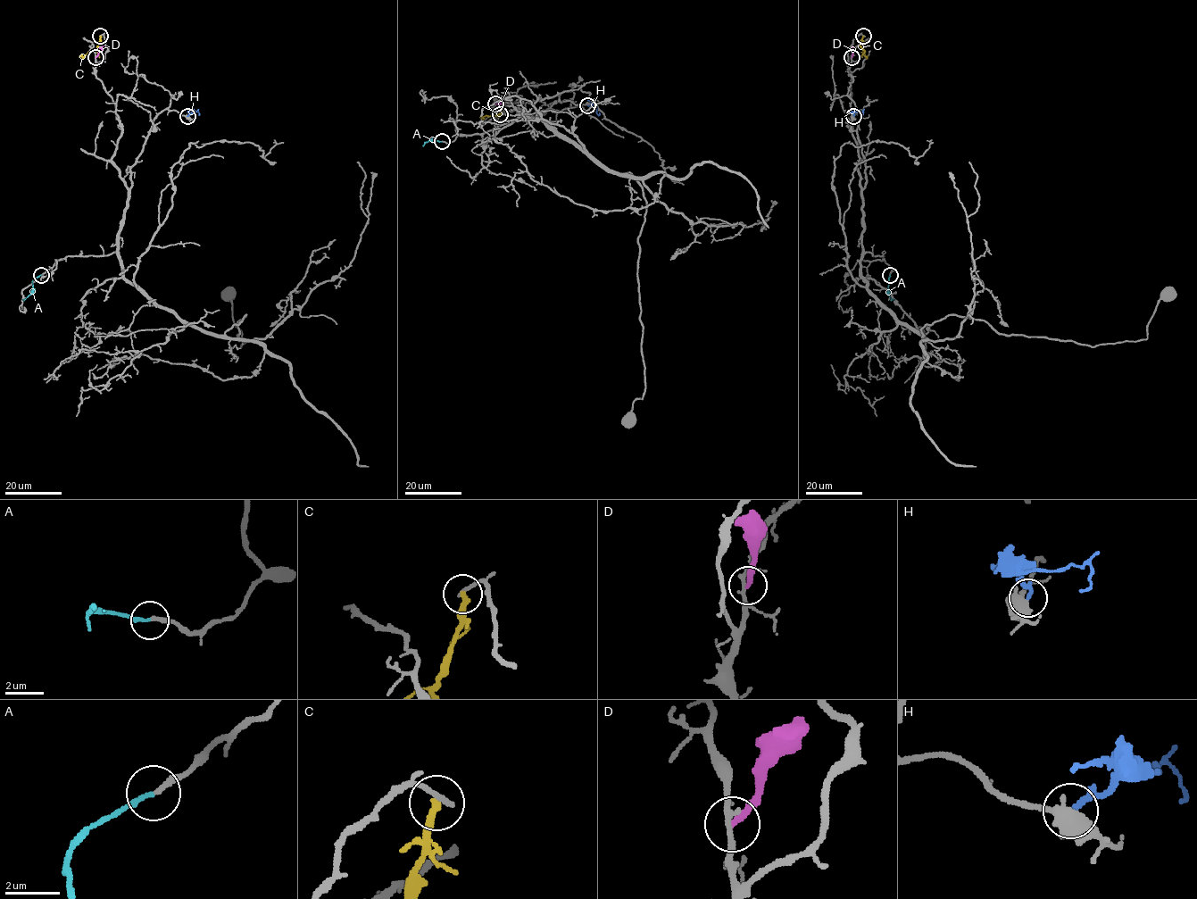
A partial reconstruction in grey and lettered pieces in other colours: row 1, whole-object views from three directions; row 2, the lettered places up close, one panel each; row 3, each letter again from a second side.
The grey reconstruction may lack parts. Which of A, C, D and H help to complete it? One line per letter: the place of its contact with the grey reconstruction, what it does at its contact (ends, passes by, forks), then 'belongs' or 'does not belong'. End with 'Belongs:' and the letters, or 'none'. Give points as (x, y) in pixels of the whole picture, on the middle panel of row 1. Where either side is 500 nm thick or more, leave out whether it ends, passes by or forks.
A: (442, 141) | it ends | belongs
C: (500, 114) | it ends | does not belong
D: (495, 104) | it ends | does not belong
H: (587, 105) | does not belong
Belongs: A

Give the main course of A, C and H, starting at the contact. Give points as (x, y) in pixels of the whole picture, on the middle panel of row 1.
A: (441, 141), (430, 139), (423, 145)
C: (500, 114), (498, 112), (479, 116)
H: (587, 105), (594, 104), (599, 112)

